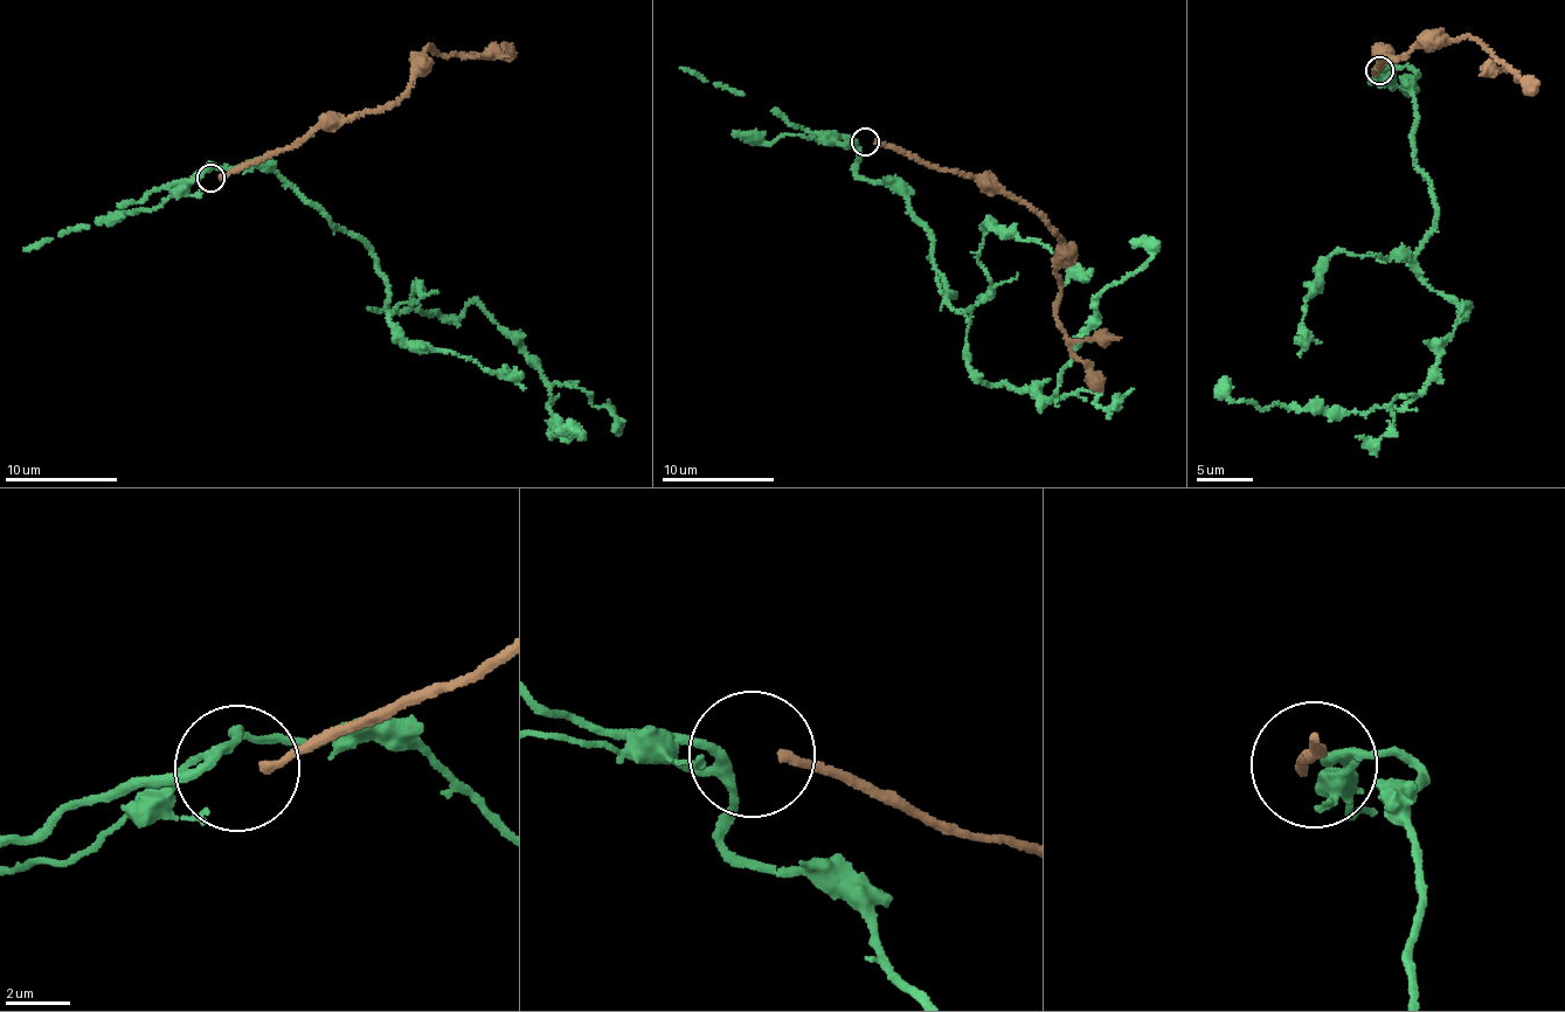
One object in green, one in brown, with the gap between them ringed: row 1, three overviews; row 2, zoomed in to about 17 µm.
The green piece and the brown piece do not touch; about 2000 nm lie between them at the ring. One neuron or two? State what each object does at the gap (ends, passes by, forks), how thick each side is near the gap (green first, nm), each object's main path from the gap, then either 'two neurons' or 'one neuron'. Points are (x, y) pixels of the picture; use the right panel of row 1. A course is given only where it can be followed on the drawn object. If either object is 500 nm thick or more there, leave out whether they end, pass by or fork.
green forks there; brown ends there; 260 nm thick on the green side, 280 nm on the other; green runs (1384, 67), (1414, 70), (1410, 137), (1438, 203), (1413, 269), (1468, 307), (1398, 409), (1262, 409), (1230, 383); brown runs (1376, 75), (1380, 55), (1377, 59), (1398, 56), (1420, 46), (1445, 44), (1453, 39), (1477, 37), (1534, 90); two neurons

